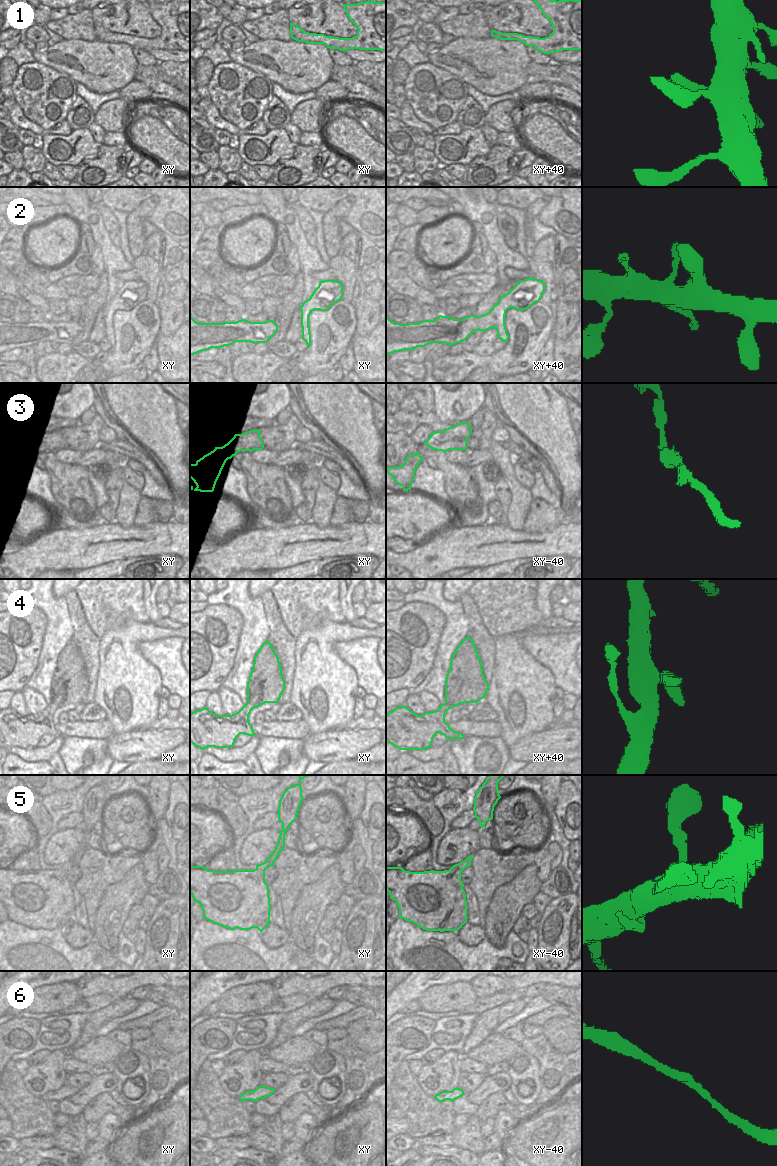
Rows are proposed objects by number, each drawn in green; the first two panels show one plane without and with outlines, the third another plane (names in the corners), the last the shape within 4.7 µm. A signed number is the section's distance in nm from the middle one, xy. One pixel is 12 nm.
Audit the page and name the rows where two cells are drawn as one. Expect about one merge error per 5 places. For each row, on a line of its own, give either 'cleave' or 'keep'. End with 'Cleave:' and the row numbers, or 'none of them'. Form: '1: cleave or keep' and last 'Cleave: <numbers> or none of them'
1: keep
2: keep
3: keep
4: keep
5: keep
6: keep
Cleave: none of them

